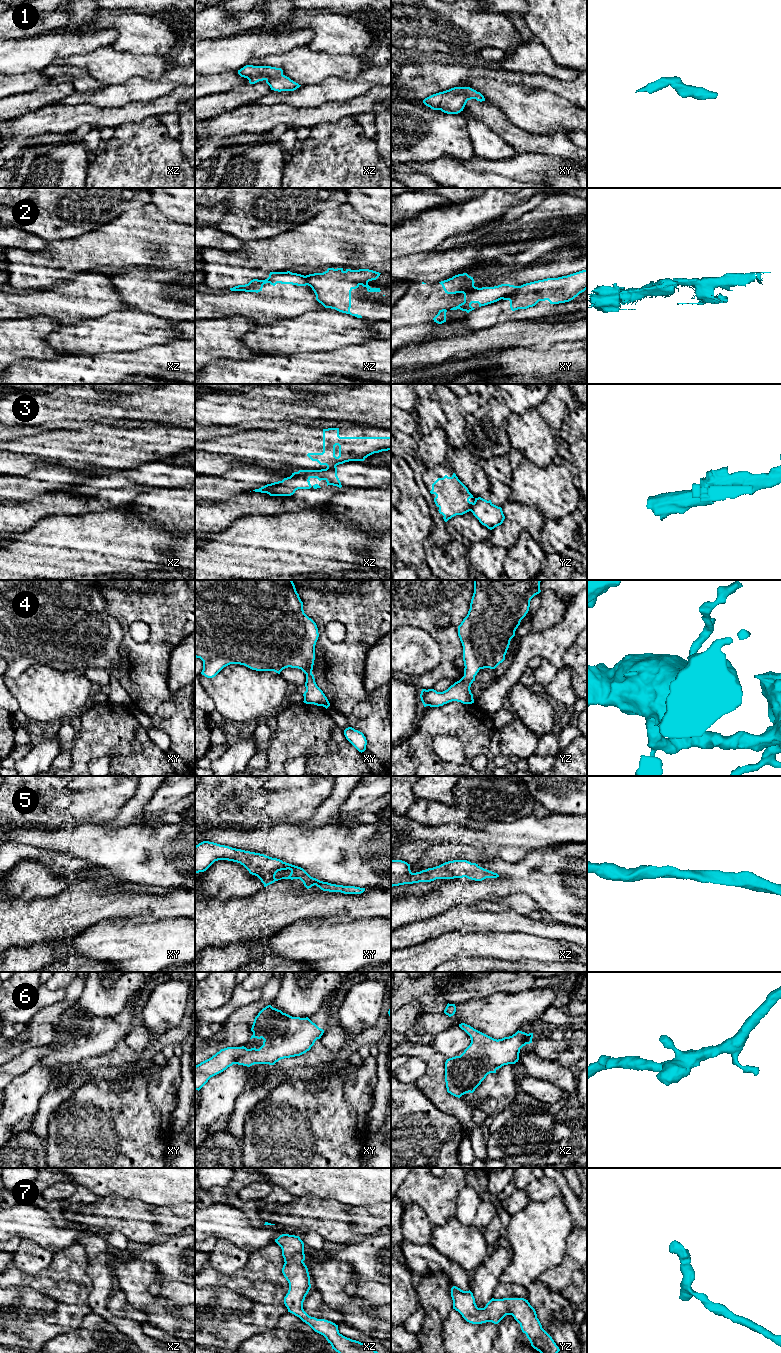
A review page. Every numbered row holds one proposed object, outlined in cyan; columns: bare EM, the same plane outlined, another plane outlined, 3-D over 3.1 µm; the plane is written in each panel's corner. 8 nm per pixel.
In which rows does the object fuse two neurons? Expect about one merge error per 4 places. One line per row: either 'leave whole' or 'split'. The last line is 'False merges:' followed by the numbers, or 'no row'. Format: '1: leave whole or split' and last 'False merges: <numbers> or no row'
1: leave whole
2: split
3: split
4: leave whole
5: leave whole
6: leave whole
7: leave whole
False merges: 2, 3

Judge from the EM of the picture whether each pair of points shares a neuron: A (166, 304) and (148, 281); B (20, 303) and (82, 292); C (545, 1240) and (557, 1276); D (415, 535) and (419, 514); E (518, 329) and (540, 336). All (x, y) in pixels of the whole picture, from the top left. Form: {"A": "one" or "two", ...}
{"A": "one", "B": "one", "C": "two", "D": "two", "E": "one"}

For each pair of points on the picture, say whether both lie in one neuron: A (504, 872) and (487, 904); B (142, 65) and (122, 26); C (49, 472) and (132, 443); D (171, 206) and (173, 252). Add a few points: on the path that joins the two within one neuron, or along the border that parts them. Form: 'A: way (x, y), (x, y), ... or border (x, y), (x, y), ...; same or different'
A: border (514, 892), (502, 897), (485, 898), (470, 905); different
B: border (113, 48), (119, 51), (159, 56); different
C: border (41, 464), (73, 469), (88, 467); different
D: border (157, 211), (166, 216); different

